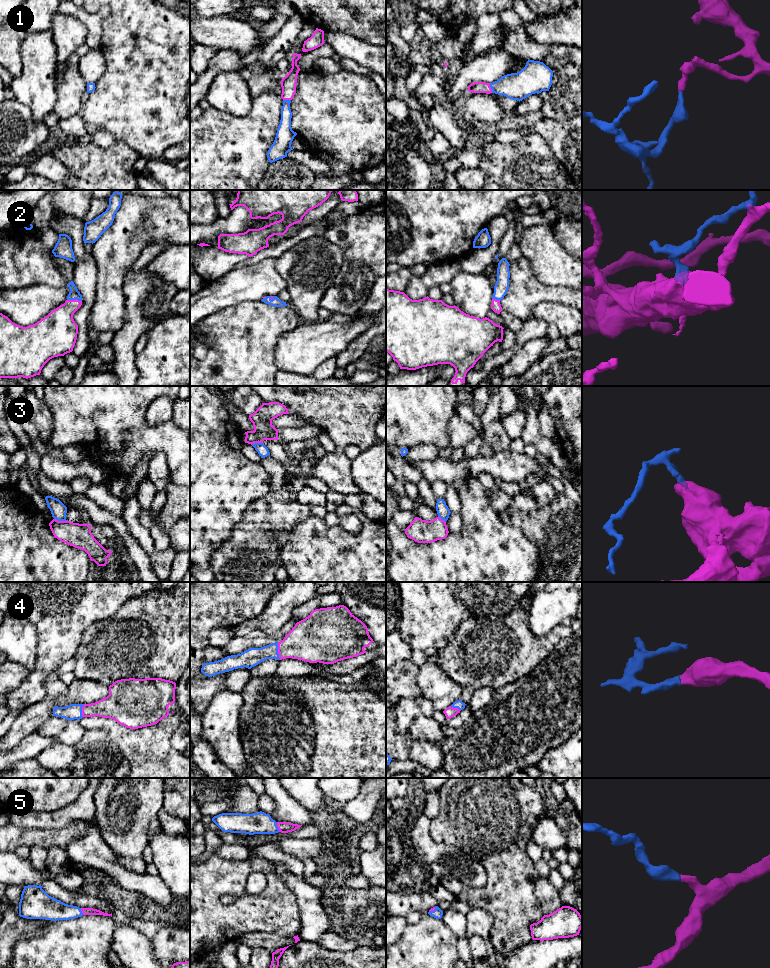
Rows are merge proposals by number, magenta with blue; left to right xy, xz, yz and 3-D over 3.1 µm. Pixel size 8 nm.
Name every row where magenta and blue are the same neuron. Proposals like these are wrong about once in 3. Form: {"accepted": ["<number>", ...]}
{"accepted": ["1", "2", "4", "5"]}

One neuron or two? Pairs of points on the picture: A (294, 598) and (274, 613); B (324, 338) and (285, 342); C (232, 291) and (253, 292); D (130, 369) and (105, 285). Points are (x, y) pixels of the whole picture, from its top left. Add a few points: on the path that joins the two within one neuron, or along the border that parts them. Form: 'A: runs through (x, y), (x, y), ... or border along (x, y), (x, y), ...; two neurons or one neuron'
A: runs through (289, 598), (279, 608); one neuron
B: runs through (314, 342), (295, 342); one neuron
C: runs through (237, 291), (248, 291); one neuron
D: border along (125, 308), (124, 324), (115, 334); two neurons

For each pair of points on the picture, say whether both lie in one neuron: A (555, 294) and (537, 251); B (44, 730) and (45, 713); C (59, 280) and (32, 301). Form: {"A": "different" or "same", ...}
{"A": "different", "B": "different", "C": "different"}

